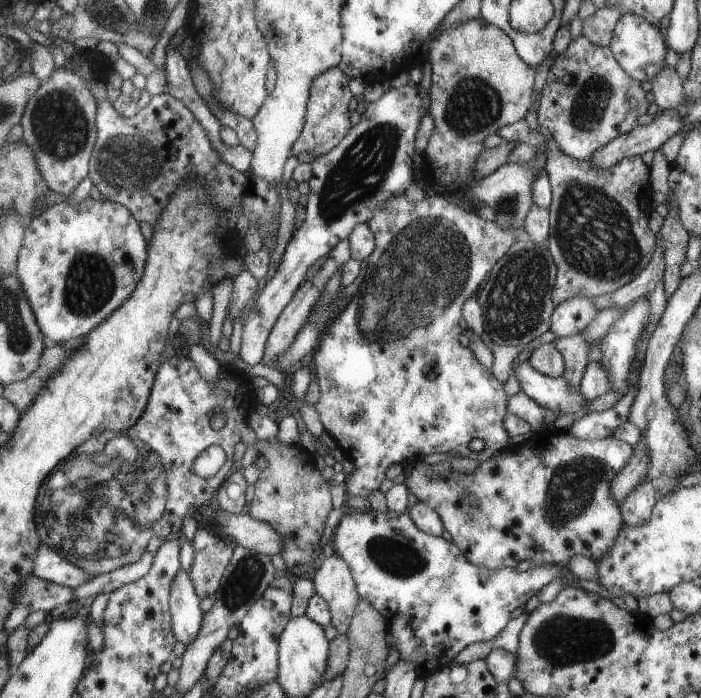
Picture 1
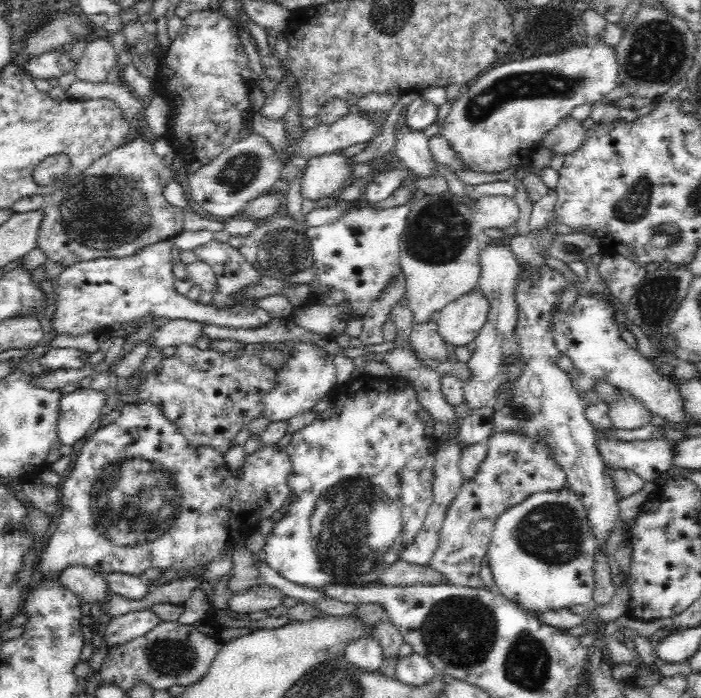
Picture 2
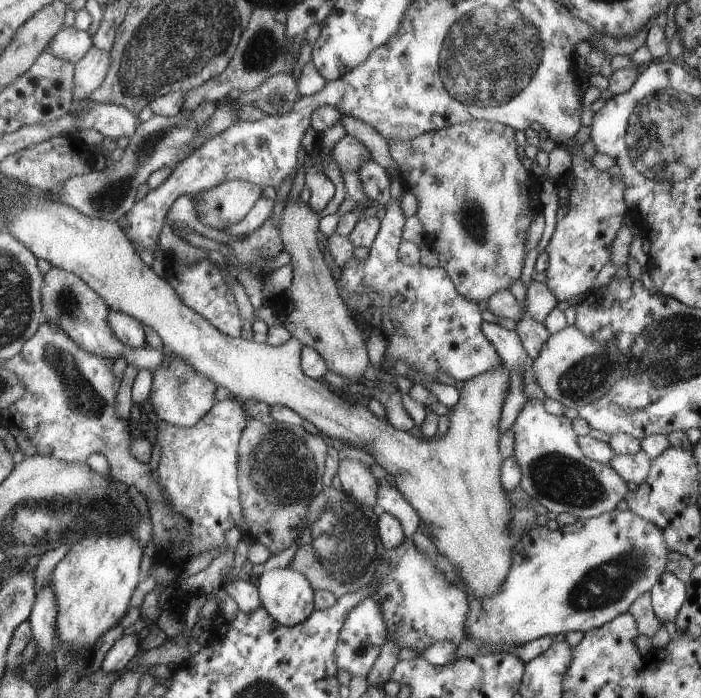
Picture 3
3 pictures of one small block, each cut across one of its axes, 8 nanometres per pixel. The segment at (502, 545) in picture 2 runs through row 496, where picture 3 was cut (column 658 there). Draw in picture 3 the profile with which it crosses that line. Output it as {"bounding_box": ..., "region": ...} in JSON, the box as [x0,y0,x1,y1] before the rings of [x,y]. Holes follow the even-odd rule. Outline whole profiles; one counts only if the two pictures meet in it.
{"bounding_box":[466,510,669,646],"region":[[[610,510],[588,519],[575,519],[573,524],[549,530],[546,526],[531,527],[512,549],[512,566],[500,590],[488,599],[467,596],[469,614],[466,638],[477,638],[493,644],[521,646],[545,635],[565,634],[570,630],[586,630],[604,625],[624,613],[632,602],[647,592],[665,573],[669,553],[662,530],[647,519],[624,511]]]}

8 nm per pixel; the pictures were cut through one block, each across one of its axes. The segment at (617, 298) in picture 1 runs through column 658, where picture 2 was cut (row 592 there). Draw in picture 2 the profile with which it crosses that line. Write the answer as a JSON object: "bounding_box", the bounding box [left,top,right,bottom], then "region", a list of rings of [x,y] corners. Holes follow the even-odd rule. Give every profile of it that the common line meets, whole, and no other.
{"bounding_box":[227,582,282,612],"region":[[[264,582],[264,586],[254,588],[250,592],[231,596],[227,607],[234,612],[254,612],[276,608],[282,600],[282,592]]]}

